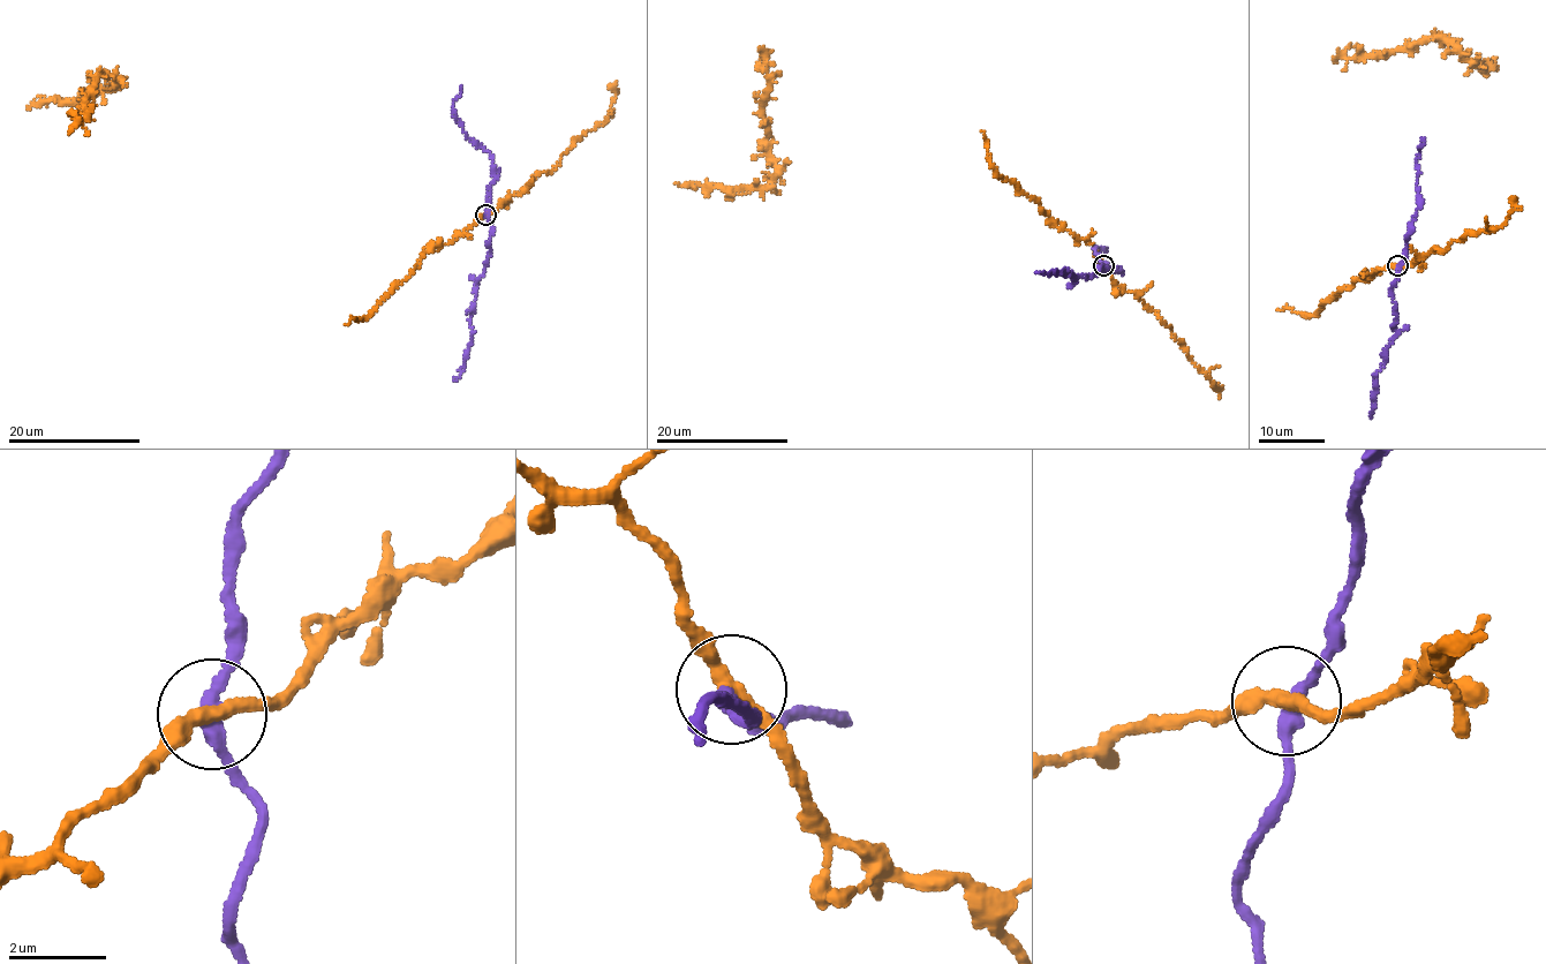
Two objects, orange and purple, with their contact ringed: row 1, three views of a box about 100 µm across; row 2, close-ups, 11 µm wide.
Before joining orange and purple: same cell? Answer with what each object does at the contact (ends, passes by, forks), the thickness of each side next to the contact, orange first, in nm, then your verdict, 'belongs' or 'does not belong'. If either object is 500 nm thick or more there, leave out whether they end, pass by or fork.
orange passes by; purple passes by; calibres 280 and 280 nm; does not belong

